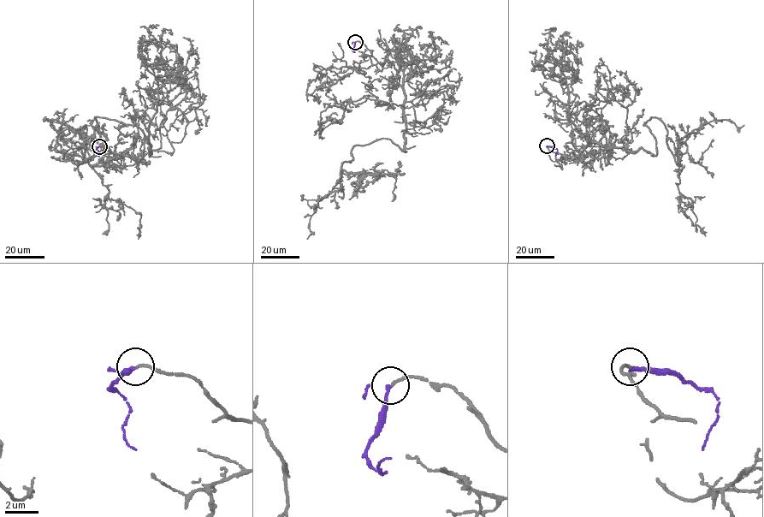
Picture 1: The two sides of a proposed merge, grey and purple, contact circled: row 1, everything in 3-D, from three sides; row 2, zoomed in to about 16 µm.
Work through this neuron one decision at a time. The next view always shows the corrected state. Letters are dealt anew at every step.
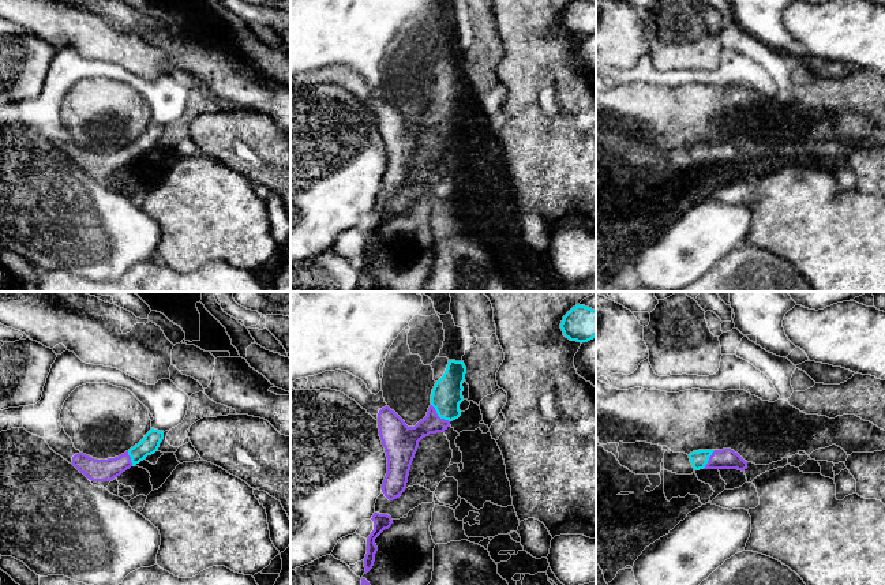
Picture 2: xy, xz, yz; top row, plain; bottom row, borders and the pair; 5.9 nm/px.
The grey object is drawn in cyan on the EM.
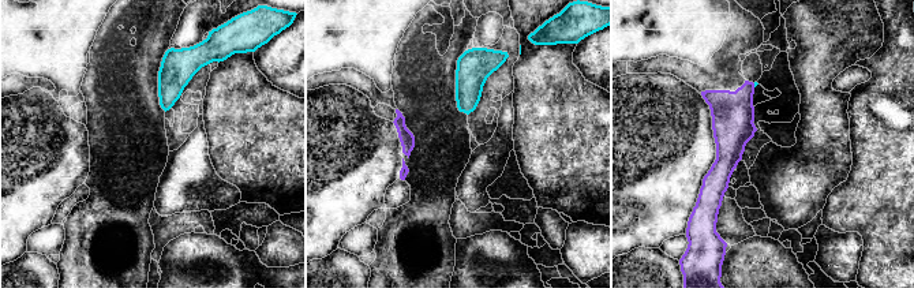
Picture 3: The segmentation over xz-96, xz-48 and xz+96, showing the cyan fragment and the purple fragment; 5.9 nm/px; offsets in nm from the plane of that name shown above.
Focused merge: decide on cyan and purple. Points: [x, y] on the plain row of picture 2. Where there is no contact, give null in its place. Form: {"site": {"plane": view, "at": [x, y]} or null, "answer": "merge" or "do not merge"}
{"site": {"plane": "xz", "at": [438, 109]}, "answer": "merge"}

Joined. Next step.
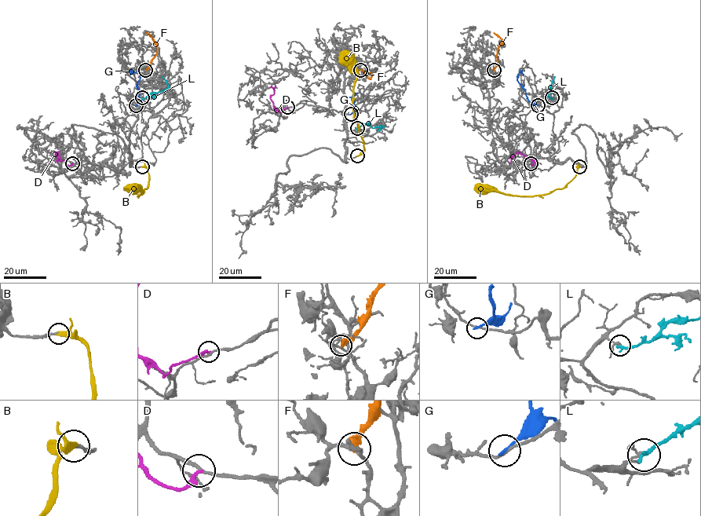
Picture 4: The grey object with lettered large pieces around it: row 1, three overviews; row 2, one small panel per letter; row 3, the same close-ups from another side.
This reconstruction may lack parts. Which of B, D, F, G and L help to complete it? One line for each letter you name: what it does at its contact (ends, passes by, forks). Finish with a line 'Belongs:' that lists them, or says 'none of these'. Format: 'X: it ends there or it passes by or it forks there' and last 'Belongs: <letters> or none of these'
B: it ends there
Belongs: B

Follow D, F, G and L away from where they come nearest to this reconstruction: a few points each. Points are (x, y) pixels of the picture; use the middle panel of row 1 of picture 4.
D: (287, 107), (279, 111), (274, 108), (271, 98), (274, 89), (270, 86)
F: (360, 70), (372, 73), (372, 75), (369, 78), (361, 70)
G: (351, 113), (354, 109), (355, 101), (352, 95), (355, 93), (345, 100)
L: (357, 128), (366, 124), (372, 128), (382, 126), (377, 130)

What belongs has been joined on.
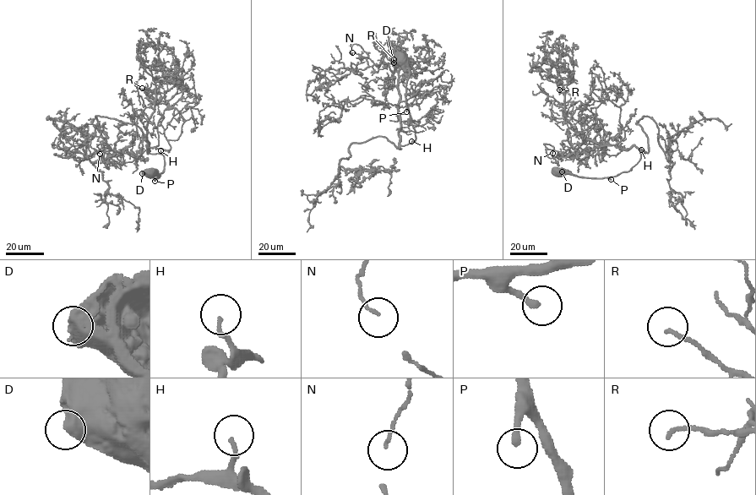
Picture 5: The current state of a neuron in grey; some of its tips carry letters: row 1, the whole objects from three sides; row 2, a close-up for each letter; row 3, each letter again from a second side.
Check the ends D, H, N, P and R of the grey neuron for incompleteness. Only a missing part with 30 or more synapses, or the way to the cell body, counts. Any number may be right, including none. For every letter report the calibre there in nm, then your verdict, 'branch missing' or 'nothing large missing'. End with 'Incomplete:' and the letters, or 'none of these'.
D: 800 nm thick; nothing large missing
H: 110 nm thick; nothing large missing
N: 90 nm thick; nothing large missing
P: 240 nm thick; nothing large missing
R: 140 nm thick; branch missing
Incomplete: R

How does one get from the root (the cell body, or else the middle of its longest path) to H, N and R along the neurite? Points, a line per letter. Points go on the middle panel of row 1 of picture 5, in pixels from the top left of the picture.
H: (404, 58), (409, 72), (406, 108), (415, 130), (416, 140), (411, 141)
N: (404, 58), (406, 108), (416, 140), (401, 145), (399, 93), (388, 65), (375, 64), (358, 45), (352, 52)
R: (404, 58), (406, 108), (416, 137), (404, 145), (398, 78), (406, 65), (394, 59)

